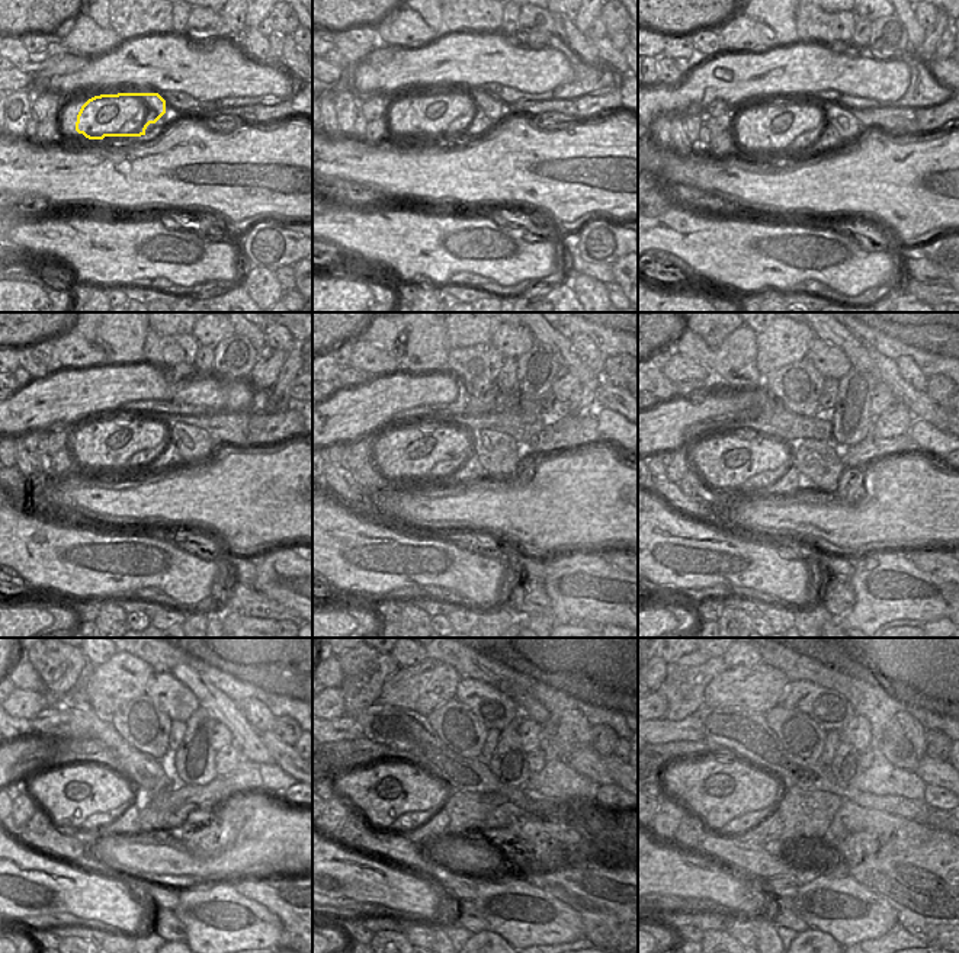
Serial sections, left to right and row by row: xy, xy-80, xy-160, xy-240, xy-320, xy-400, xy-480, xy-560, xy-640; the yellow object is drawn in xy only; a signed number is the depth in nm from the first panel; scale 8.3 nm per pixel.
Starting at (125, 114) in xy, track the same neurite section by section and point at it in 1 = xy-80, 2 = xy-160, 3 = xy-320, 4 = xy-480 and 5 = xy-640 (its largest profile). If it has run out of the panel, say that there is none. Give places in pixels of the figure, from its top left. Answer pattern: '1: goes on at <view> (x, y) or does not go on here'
1: goes on at xy-80 (423, 115)
2: goes on at xy-160 (750, 121)
3: goes on at xy-320 (403, 452)
4: goes on at xy-480 (71, 792)
5: goes on at xy-640 (718, 791)

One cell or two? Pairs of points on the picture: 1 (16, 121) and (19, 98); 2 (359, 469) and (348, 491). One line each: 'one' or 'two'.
1: one
2: two

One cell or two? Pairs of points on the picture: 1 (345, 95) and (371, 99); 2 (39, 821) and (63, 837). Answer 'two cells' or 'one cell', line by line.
1: two cells
2: two cells

